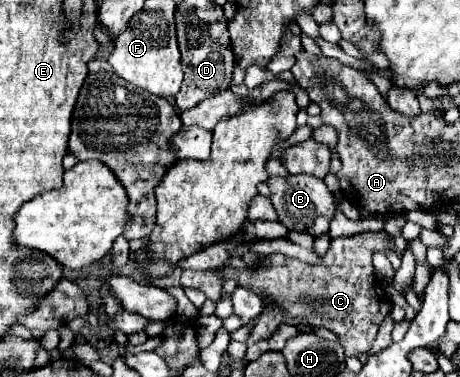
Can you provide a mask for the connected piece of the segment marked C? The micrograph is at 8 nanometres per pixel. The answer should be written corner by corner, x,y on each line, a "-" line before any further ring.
386,232
334,238
321,264
304,264
284,254
270,254
260,270
232,270
230,266
224,266
220,272
224,278
234,278
240,286
254,290
264,300
272,296
280,302
286,308
284,314
276,316
280,324
326,326
342,338
346,356
358,356
360,352
370,350
382,318
392,308
392,302
384,292
380,304
380,286
372,272
372,248
382,248
382,240
386,238

